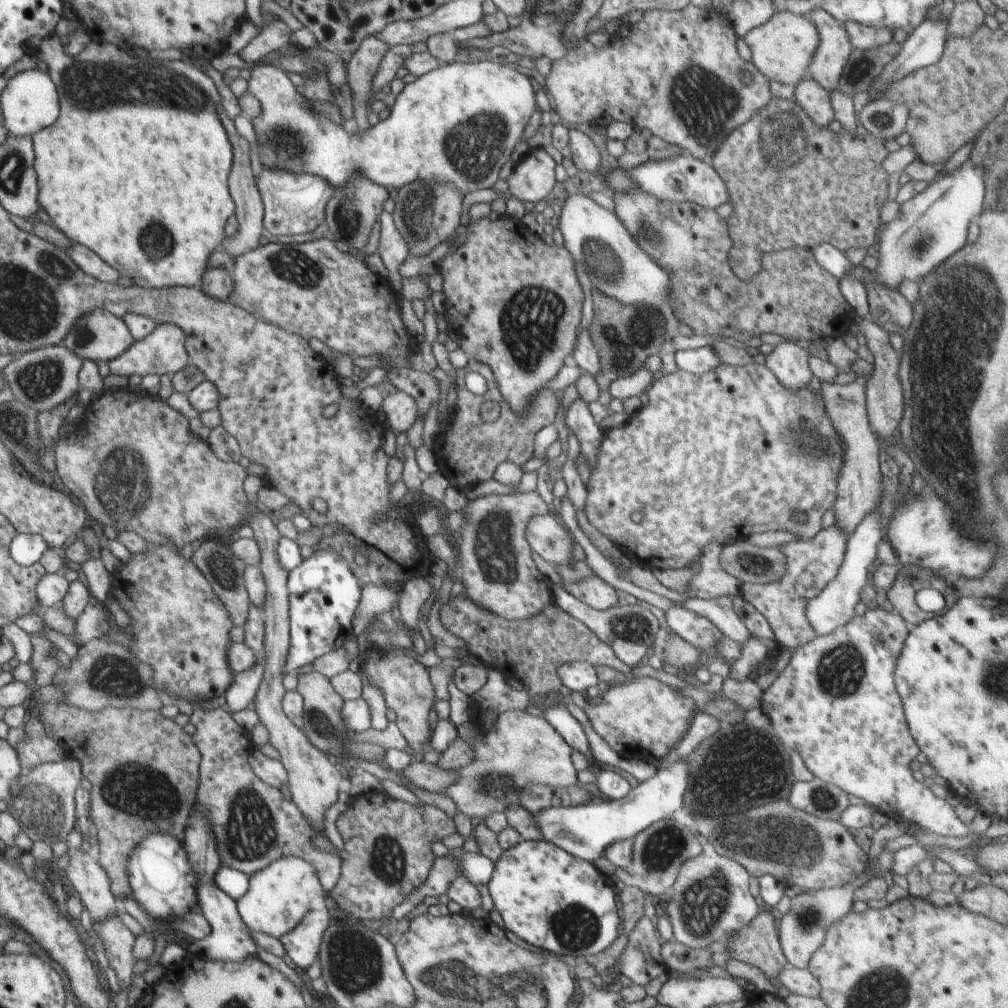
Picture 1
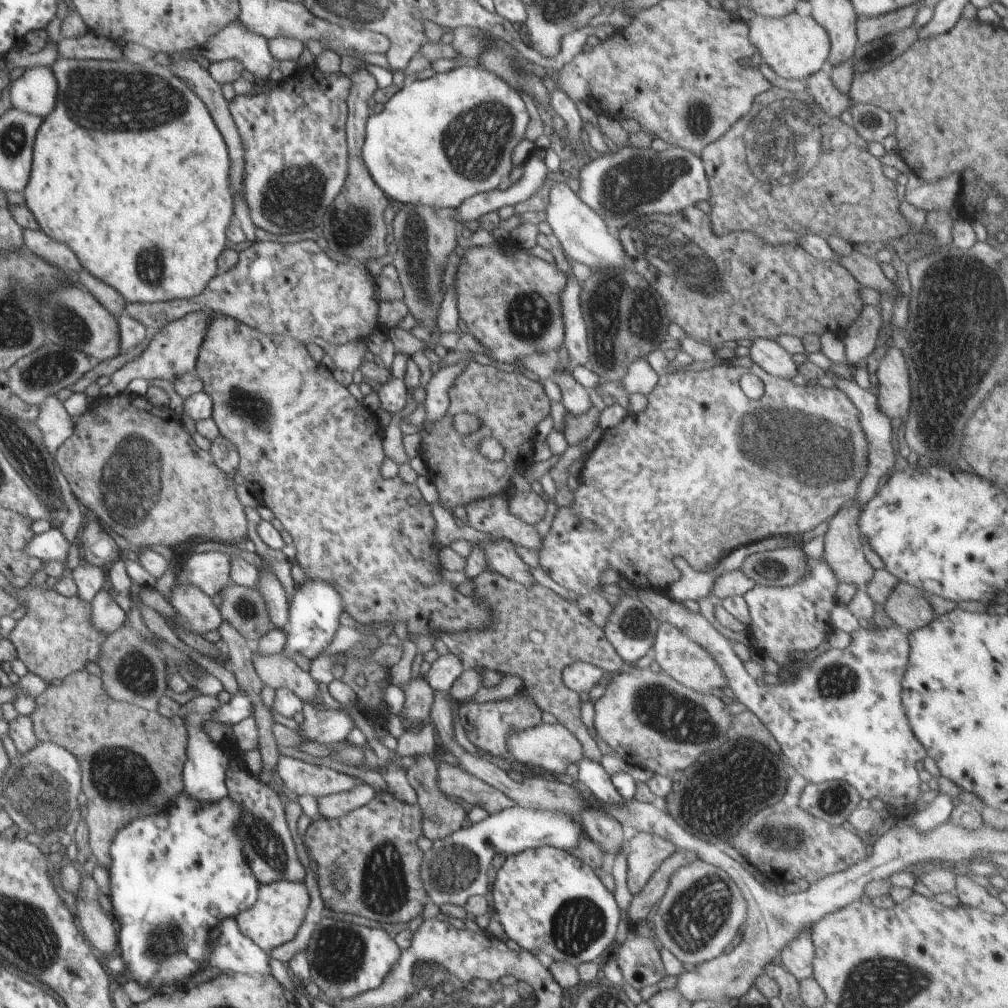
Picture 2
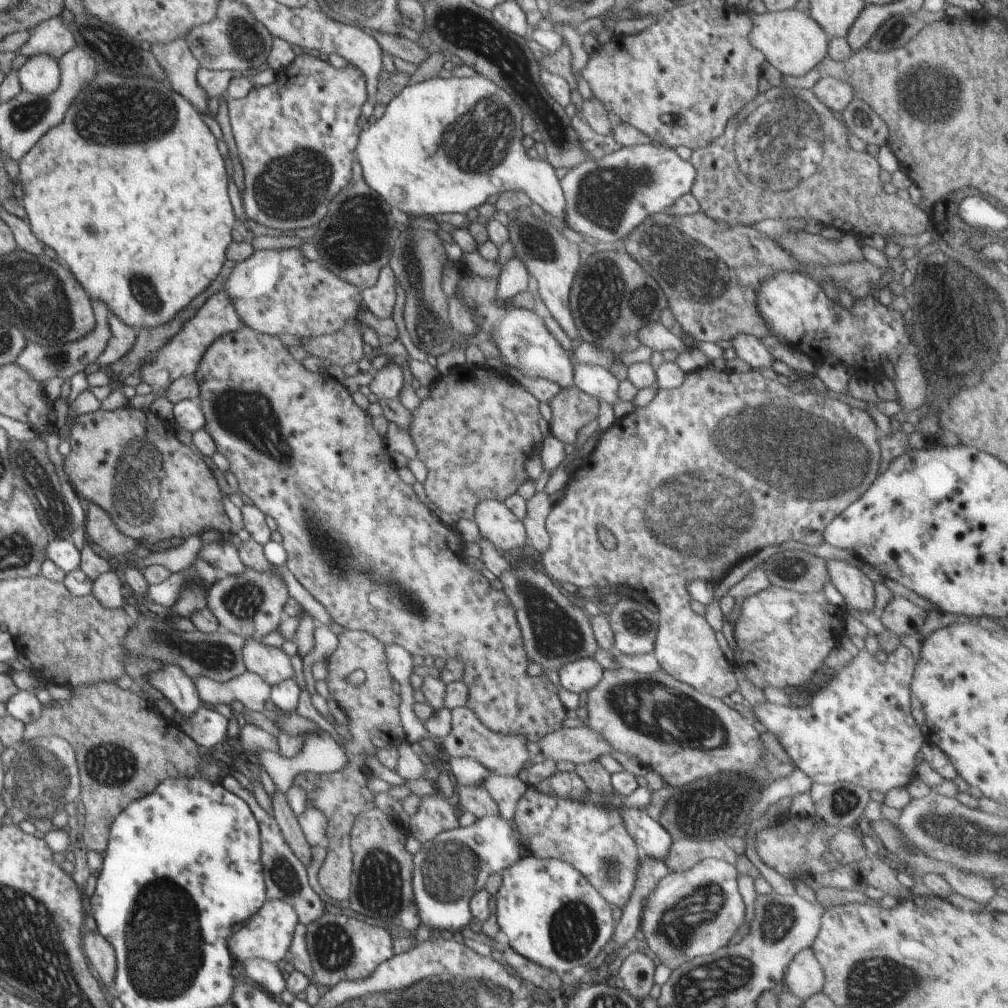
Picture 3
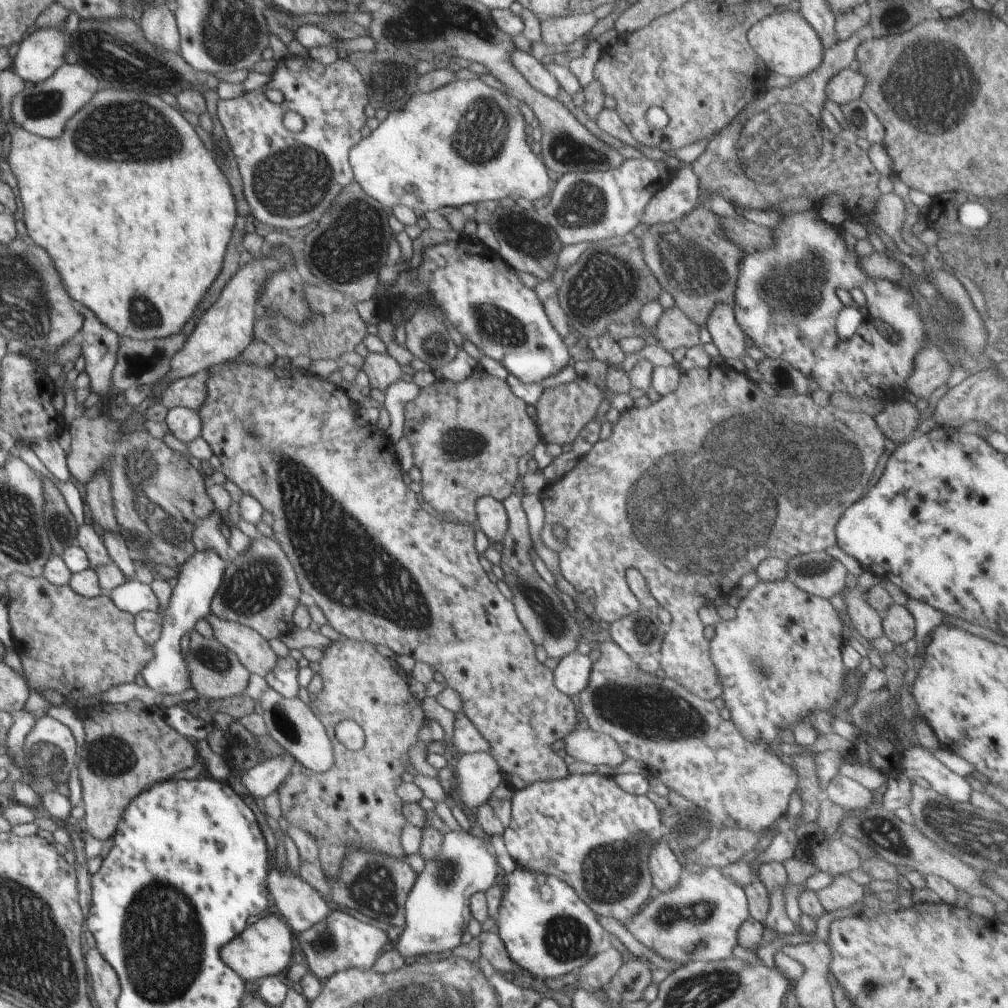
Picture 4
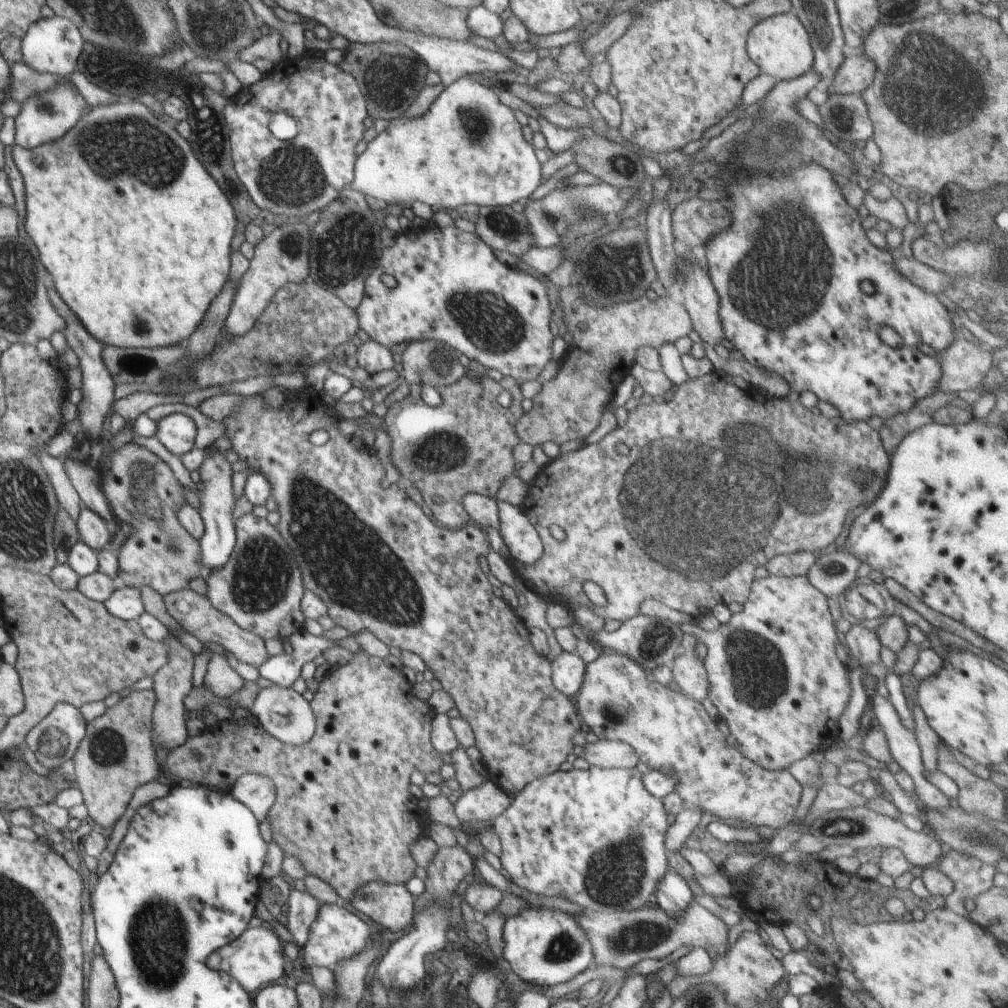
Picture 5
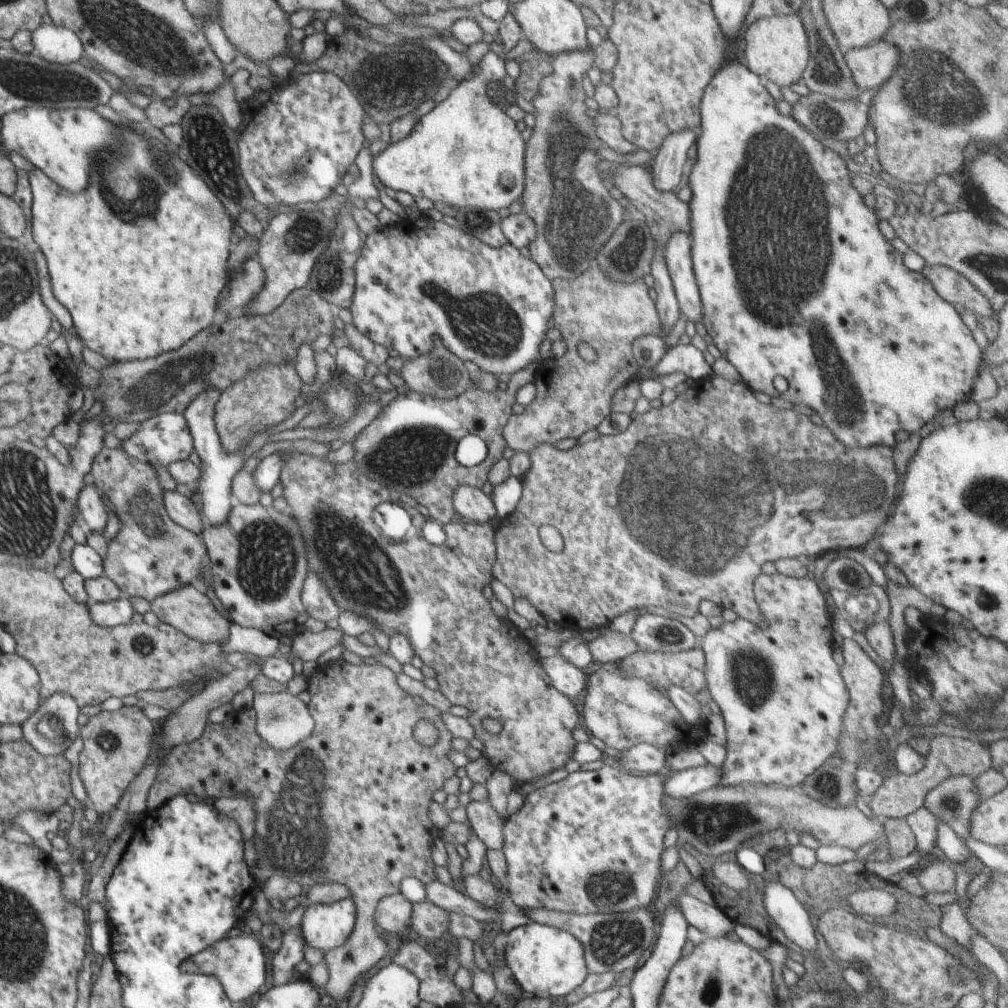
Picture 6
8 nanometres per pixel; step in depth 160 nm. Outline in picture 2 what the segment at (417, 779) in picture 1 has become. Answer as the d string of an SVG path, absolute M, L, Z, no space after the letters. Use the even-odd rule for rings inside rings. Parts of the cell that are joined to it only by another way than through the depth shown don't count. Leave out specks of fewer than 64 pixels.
M442 761L438 764L438 782L440 790L447 796L453 794L456 798L461 798L462 803L467 806L474 805L475 807L483 808L489 815L501 810L513 807L515 802L510 800L506 795L503 795L497 788L491 784L484 782L466 772L462 767L457 767Z

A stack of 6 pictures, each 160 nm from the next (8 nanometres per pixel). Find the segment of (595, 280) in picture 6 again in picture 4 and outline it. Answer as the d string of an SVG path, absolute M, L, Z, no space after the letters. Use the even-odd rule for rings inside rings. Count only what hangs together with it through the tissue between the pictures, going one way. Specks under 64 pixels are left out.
M677 304L663 310L650 333L671 353L680 346L689 349L701 343L699 326ZM578 375L563 385L548 387L535 404L536 418L532 419L541 440L546 443L573 444L580 430L596 416L603 400L603 392L596 383Z

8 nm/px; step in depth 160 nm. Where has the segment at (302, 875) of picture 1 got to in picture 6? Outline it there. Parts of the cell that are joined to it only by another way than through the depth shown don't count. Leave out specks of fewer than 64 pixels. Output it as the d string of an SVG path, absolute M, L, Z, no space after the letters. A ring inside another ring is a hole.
M236 936L228 939L220 939L212 946L207 946L204 952L198 952L196 956L188 958L182 964L182 972L198 972L216 977L222 984L227 997L238 1002L250 1002L256 996L258 990L266 984L266 956L264 948L254 939L255 936Z

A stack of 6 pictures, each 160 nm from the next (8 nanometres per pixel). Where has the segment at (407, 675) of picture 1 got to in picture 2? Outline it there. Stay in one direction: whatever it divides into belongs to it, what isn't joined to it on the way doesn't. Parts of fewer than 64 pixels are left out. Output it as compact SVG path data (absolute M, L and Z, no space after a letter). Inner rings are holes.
M424 677L420 680L411 679L406 687L400 687L406 695L406 702L402 712L414 722L428 719L429 710L433 703L433 688ZM429 754L417 755L416 764L408 768L405 772L408 782L412 785L412 788L417 794L417 804L421 814L421 832L422 836L435 841L436 839L443 839L445 836L452 834L455 830L458 830L464 822L464 818L467 815L467 807L460 801L449 801L446 795L440 790L438 765L429 758Z

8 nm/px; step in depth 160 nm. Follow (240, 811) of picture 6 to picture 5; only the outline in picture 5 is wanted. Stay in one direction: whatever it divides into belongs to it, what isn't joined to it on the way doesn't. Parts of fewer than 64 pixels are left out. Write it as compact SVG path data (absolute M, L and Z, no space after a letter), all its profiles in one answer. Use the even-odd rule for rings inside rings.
M246 772L236 779L236 784L228 794L247 806L261 823L267 820L276 791L271 778Z

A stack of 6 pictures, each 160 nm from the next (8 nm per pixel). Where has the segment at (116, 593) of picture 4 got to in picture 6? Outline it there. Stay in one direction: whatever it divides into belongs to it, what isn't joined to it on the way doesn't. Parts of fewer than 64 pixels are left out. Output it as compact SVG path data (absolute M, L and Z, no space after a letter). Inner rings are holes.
M123 596L115 601L88 603L88 612L92 622L101 627L115 627L131 622L134 610L129 598Z

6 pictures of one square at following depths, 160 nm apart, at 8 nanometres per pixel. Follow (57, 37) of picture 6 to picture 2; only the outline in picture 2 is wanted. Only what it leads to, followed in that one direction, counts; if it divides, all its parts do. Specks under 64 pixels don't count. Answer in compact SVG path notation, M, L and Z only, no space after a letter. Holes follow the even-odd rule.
M51 67L28 68L9 90L12 107L46 118L57 103L58 81Z

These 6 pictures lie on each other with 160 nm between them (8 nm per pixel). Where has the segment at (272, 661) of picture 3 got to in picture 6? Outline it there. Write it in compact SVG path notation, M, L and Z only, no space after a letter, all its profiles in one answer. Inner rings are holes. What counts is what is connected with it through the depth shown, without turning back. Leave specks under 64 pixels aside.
M188 583L158 596L150 603L150 608L162 623L168 623L176 630L182 631L186 636L200 642L218 643L220 645L229 638L229 626L232 622L226 620L222 614L216 611L204 590L196 584Z

